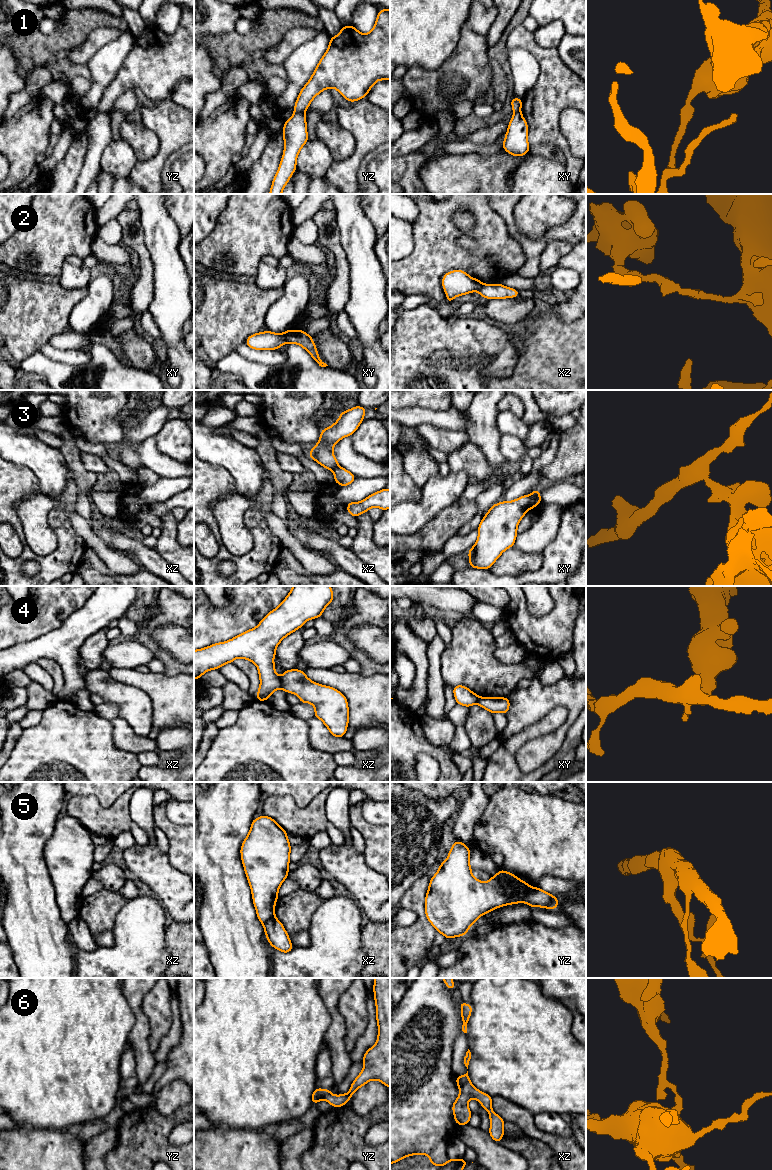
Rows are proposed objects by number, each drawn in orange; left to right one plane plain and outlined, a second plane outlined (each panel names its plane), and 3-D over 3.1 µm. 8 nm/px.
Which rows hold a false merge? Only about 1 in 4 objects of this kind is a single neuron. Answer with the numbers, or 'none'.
1, 2, 3, 4, 5, 6

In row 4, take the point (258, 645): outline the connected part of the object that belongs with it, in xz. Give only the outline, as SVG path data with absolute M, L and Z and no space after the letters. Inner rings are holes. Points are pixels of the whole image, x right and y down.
M293 586L281 604L267 613L255 628L231 640L194 650L194 680L201 678L209 670L219 669L227 663L232 663L236 658L243 658L253 662L258 668L260 687L256 701L267 701L274 691L282 688L273 661L277 646L286 636L301 628L306 621L322 616L323 610L333 601L333 590L330 586Z

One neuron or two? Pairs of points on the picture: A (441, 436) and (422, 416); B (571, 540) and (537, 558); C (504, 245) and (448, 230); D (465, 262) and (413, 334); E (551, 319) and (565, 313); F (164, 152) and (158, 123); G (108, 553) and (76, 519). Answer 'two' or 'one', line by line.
A: two
B: two
C: one
D: two
E: two
F: one
G: one

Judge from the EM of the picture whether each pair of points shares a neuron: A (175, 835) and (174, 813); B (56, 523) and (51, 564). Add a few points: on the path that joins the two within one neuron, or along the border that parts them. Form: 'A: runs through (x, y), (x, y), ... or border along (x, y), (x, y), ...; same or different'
A: border along (165, 803), (166, 815), (173, 822), (183, 825); different
B: runs through (63, 534), (62, 555); same

